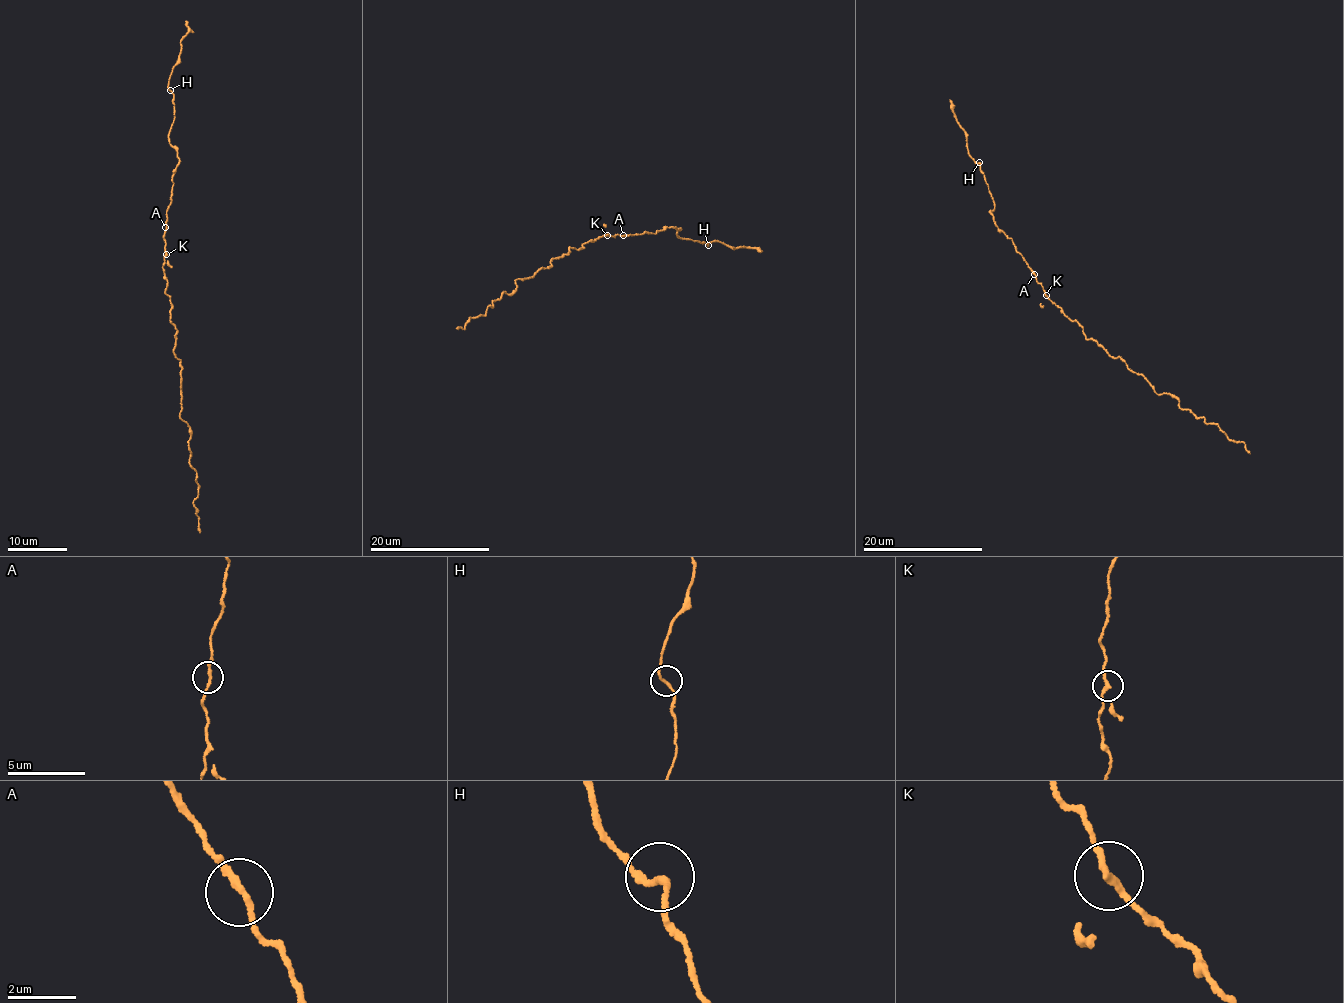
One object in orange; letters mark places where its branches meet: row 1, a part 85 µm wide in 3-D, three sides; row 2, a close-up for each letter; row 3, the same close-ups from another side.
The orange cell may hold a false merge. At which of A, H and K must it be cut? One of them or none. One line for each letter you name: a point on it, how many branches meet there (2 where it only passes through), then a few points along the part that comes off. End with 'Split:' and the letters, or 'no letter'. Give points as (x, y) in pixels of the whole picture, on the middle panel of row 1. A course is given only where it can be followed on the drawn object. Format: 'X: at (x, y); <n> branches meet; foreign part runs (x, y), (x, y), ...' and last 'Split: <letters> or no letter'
K: at (607, 235); 2 branches meet; foreign part runs (608, 235), (579, 249), (570, 247), (549, 267), (515, 281), (513, 292), (505, 291), (485, 314), (456, 329)
Split: K

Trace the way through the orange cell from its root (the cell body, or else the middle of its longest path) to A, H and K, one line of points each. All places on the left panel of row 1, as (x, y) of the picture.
A: (167, 280), (162, 267), (165, 227)
H: (167, 280), (162, 267), (163, 238), (173, 177), (179, 162), (177, 151), (168, 139), (175, 109), (170, 90)
K: (167, 280), (162, 269), (166, 254)

